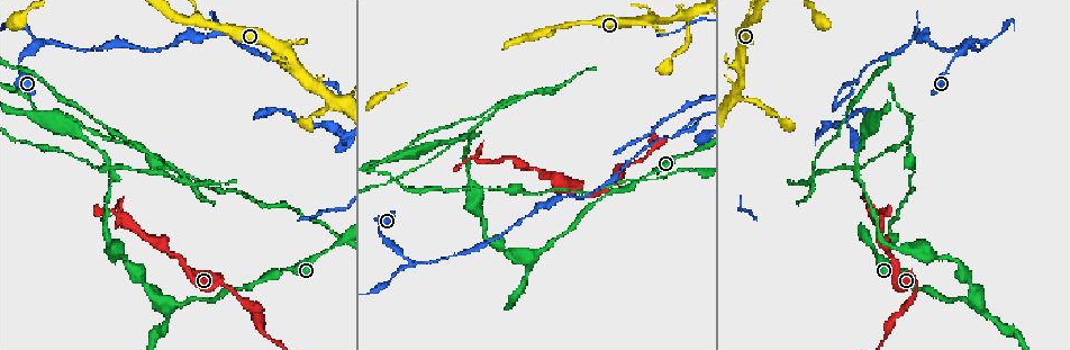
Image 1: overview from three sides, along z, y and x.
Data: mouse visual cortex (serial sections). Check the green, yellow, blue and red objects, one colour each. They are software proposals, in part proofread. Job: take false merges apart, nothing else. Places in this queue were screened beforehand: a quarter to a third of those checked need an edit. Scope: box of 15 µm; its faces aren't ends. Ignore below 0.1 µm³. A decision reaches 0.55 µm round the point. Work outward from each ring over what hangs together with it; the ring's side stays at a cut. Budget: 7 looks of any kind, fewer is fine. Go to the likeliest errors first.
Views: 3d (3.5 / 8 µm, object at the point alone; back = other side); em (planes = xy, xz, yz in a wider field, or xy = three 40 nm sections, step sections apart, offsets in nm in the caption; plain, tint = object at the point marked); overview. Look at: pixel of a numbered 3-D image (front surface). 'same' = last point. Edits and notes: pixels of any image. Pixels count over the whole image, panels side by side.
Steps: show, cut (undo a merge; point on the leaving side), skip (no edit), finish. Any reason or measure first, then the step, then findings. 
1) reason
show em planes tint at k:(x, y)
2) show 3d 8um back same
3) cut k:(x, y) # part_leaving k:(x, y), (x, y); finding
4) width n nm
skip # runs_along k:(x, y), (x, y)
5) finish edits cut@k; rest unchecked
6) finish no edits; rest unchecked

sharp bend
show 3d 3.5um at 1:(471, 134)

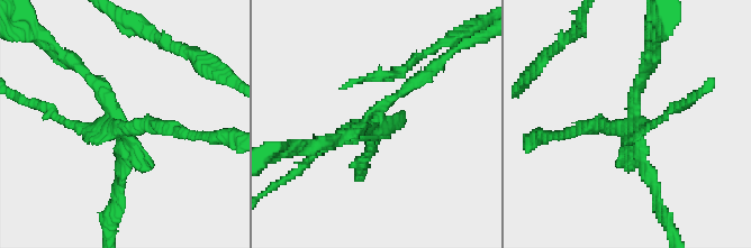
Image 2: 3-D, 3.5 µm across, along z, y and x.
show em xy step 5 tint at 2:(635, 144)

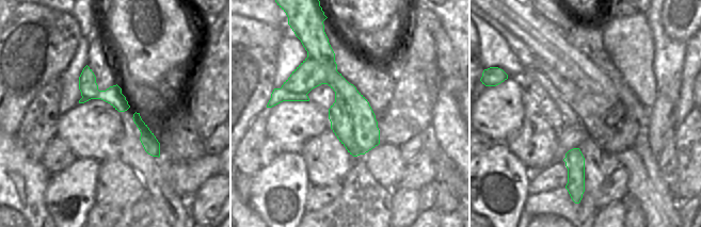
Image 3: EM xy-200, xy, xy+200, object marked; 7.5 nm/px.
arms 4; arm_widths 100, 150, 150, 200 nm
cut 2:(147, 127) # border 3:(335, 100), (348, 110), (361, 153); a second cell is stuck on

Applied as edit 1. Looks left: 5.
see it whole again
show overview

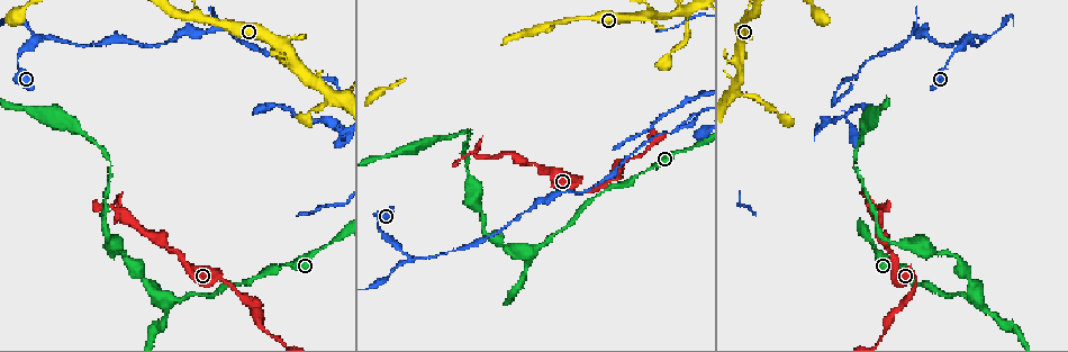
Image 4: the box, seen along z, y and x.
arms part here
show 3d 8um at 4:(198, 16)

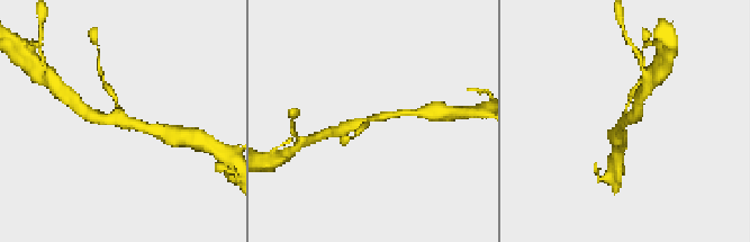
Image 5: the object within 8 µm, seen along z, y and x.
arms 3; arm_widths 150, 250, 300 nm; now the EM
show em xy step 2 tint at 5:(121, 120)

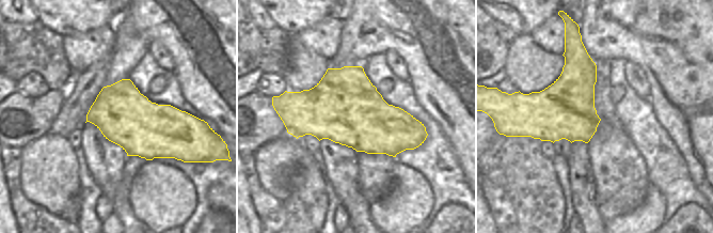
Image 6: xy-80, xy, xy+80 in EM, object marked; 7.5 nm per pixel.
skip # runs_along 5:(153, 132), (130, 123), (92, 115); all the same cell

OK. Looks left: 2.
abrupt turn
show 3d 8um at 4:(478, 158)

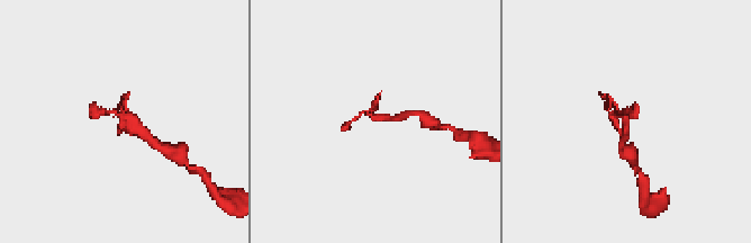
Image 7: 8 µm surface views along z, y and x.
shape alone is not enough
show em xy step 3 tint at 7:(627, 120)

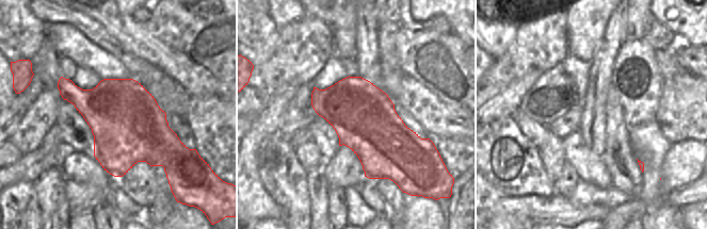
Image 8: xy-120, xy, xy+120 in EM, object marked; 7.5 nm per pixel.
skip # runs_along 7:(151, 141), (121, 116), (118, 134); continuous, no second cell

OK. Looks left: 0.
finish edits cut@2; rest unchecked

